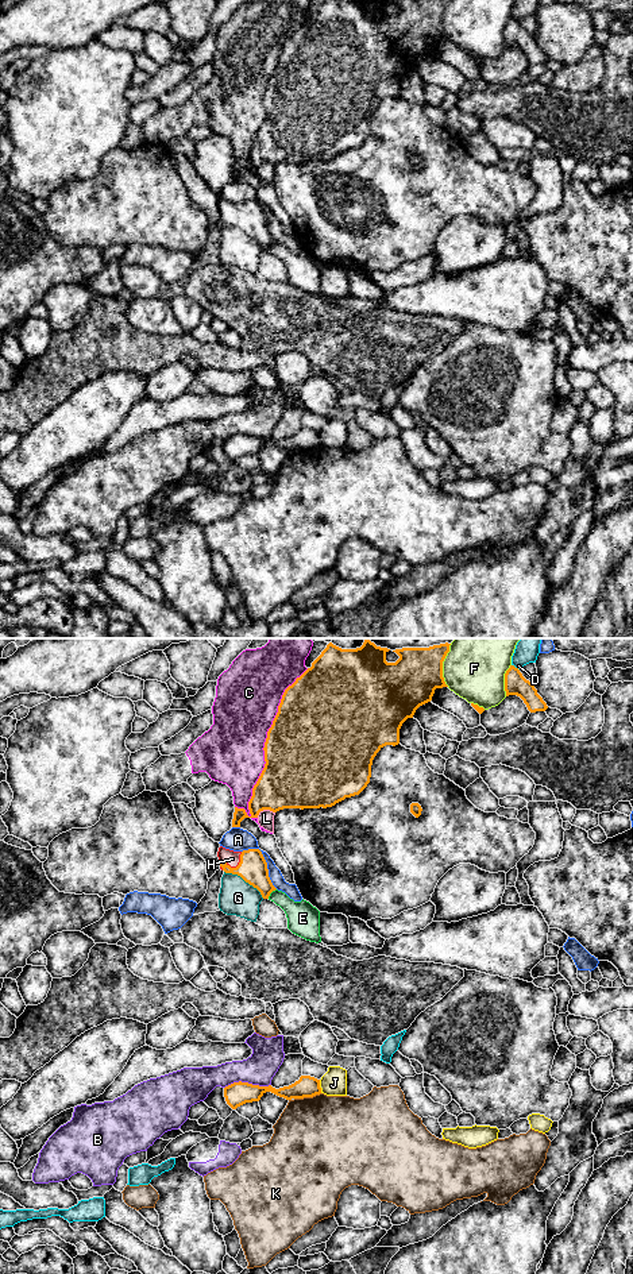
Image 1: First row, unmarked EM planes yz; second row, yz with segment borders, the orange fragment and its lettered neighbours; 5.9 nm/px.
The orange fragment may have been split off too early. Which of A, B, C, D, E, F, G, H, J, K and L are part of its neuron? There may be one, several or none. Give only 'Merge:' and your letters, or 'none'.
Merge: H

